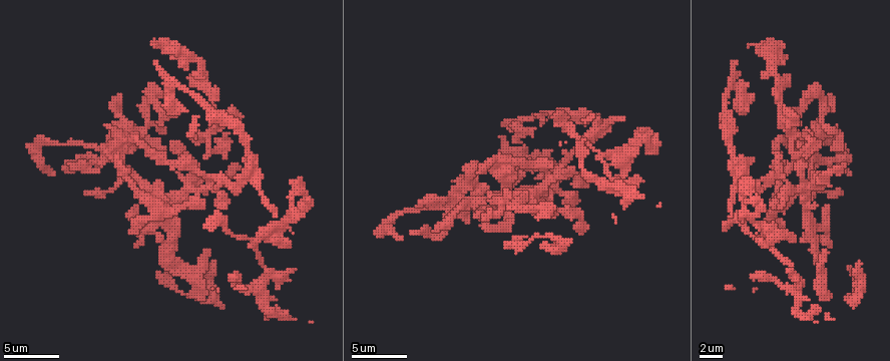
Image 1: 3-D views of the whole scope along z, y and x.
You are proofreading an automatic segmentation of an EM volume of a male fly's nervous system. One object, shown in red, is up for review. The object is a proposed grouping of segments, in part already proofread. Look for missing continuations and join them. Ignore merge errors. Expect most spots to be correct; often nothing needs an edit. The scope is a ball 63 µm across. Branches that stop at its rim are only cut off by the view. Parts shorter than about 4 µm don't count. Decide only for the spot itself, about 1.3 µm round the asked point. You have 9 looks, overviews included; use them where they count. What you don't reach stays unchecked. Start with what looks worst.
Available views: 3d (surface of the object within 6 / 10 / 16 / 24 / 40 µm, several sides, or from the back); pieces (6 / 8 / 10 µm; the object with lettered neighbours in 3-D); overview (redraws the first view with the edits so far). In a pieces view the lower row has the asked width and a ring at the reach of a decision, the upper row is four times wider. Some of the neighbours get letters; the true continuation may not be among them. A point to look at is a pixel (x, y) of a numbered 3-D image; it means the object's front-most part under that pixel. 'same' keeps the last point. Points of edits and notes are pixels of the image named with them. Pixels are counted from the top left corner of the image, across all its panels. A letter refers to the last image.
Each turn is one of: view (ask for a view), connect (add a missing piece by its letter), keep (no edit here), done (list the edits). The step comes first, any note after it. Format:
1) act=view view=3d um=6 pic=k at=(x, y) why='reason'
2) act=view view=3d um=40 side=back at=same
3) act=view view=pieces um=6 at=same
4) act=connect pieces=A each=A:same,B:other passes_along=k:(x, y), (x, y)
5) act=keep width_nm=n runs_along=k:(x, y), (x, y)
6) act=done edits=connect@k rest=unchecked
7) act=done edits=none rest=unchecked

act=view view=3d um=10 pic=1 at=(504, 124) why='an open end'

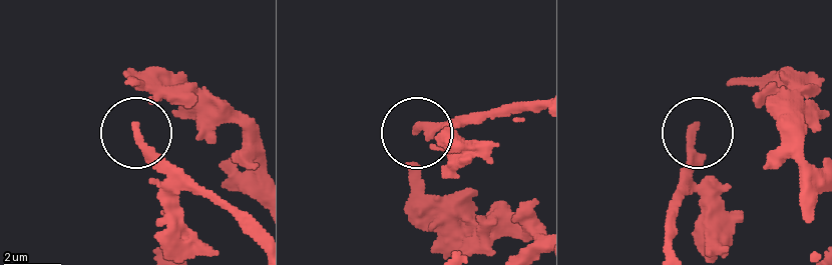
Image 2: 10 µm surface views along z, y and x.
act=view view=pieces um=10 pic=2 at=(417, 128)

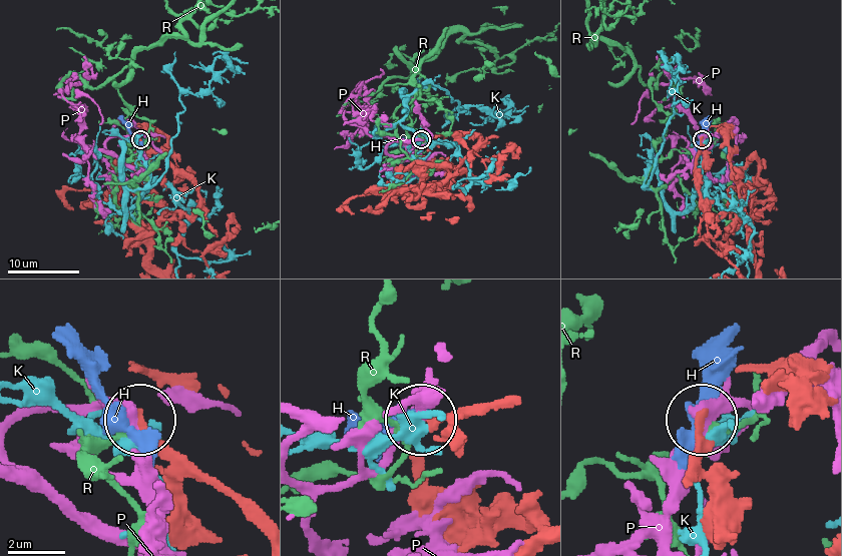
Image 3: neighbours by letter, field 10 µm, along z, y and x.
act=keep each=H:other,K:other,P:other,R:other runs_along=3:(189, 215), (199, 201), (195, 186), (140, 139) found='none of them fits'

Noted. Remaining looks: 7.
act=view view=pieces um=10 pic=1 at=(189, 134) why='an open end'

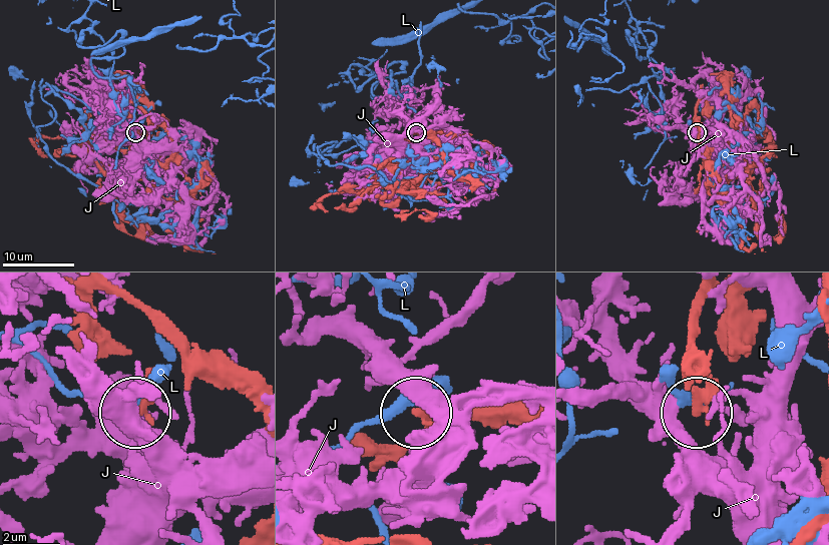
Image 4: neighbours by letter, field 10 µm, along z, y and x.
act=keep each=J:other,L:other found='none of them fits'

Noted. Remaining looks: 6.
act=view view=3d um=10 pic=1 at=(519, 173) why='branch stops here'

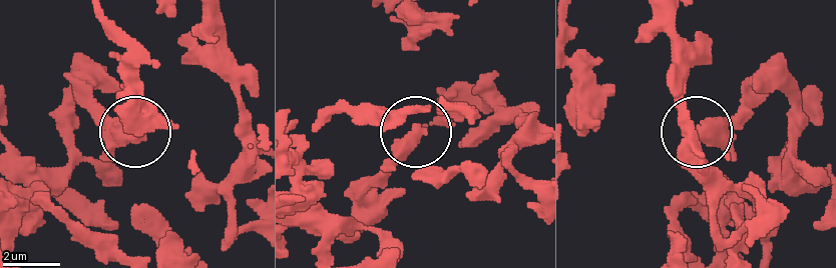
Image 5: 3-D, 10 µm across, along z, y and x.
act=view view=pieces um=6 pic=5 at=(418, 128) why='see the neighbours'

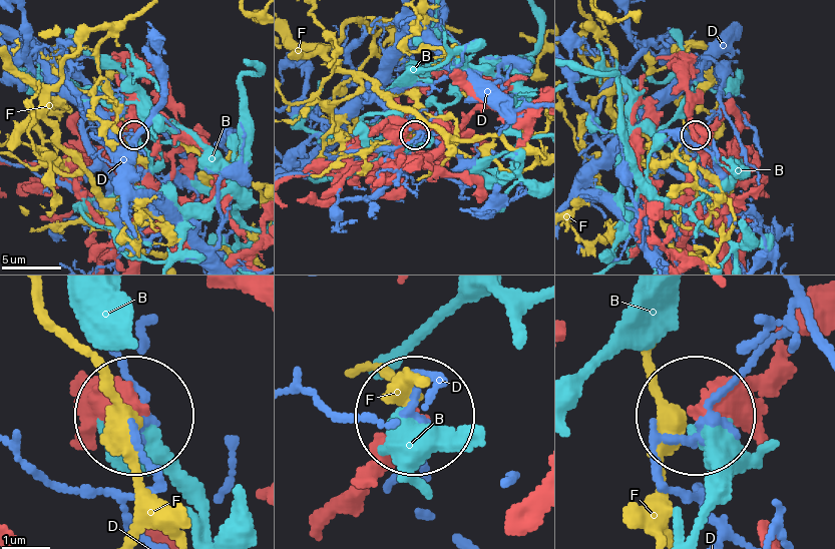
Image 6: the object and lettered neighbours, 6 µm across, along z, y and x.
act=keep each=B:other,D:other,F:other runs_along=6:(348, 502), (416, 422) found='none of them fits'

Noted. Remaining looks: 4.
act=view view=pieces um=8 pic=1 at=(825, 208) why='stops while still wide'

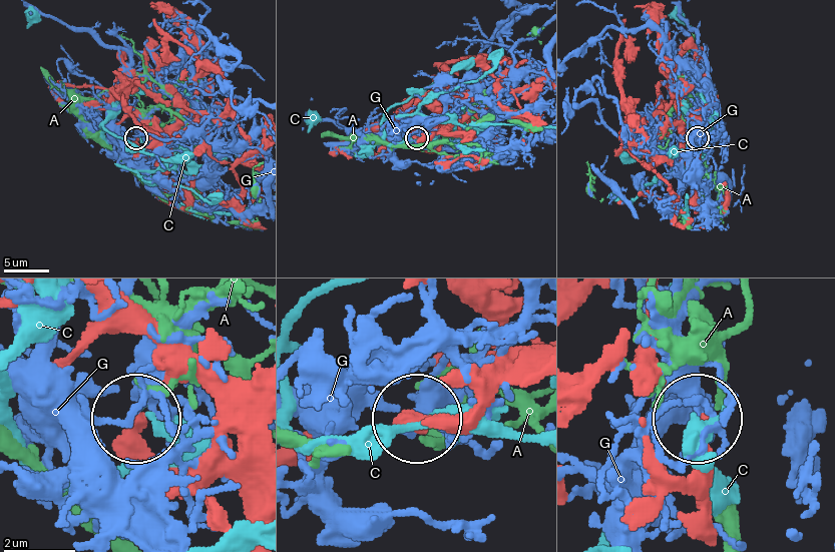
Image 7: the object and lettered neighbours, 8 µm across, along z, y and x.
act=keep width_nm=350 each=A:other,C:other,G:other found='no lettered piece goes on from it'

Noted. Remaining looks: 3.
act=done edits=none rest=unchecked

